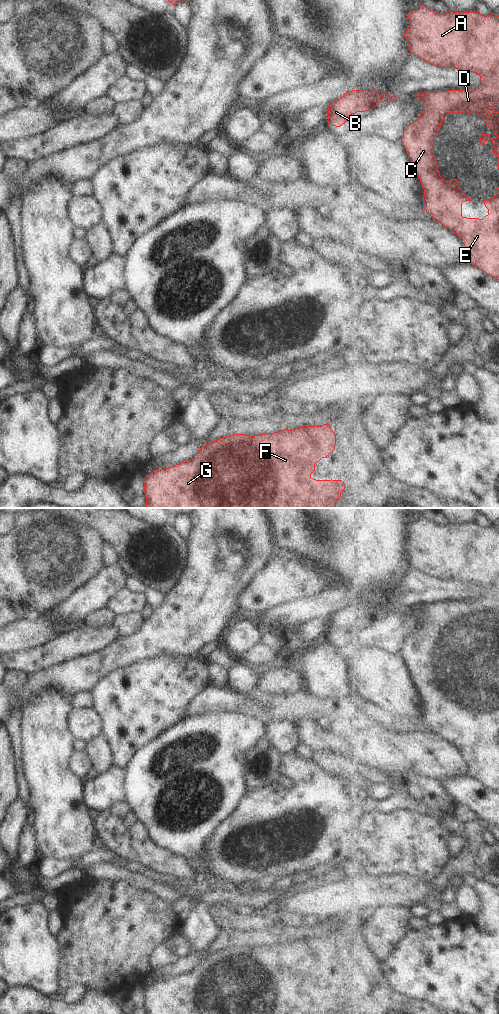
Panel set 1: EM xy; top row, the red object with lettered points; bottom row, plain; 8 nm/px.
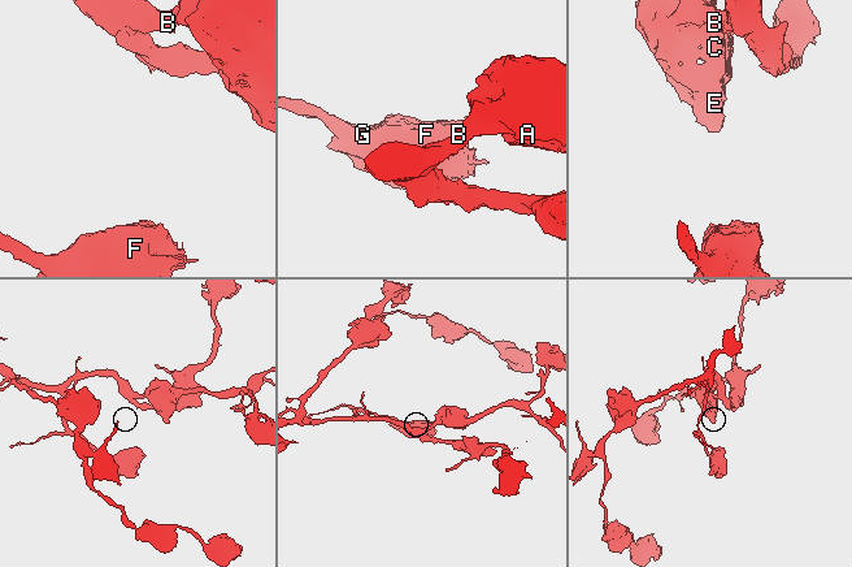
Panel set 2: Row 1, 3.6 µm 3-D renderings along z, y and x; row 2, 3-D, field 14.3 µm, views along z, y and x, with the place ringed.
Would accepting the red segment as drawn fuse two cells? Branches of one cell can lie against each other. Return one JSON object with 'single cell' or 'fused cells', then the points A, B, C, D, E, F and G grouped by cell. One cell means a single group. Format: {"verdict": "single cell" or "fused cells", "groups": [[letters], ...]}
{"verdict": "single cell", "groups": [["A", "B", "C", "D", "E", "F", "G"]]}

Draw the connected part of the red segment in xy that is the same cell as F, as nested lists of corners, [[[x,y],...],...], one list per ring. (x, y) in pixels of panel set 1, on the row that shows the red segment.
[[[329,424],[321,426],[302,426],[291,430],[281,430],[274,433],[255,436],[234,434],[209,442],[200,448],[188,461],[181,462],[169,468],[160,467],[143,479],[146,496],[145,508],[335,508],[341,492],[345,489],[342,480],[316,480],[311,477],[315,471],[315,464],[322,458],[327,458],[335,450],[336,436]]]

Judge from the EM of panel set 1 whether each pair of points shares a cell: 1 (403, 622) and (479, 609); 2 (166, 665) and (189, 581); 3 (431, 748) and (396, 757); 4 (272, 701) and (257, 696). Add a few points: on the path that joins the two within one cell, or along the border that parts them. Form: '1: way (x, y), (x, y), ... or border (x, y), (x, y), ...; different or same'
1: border (415, 607), (422, 613), (422, 624), (407, 637); different
2: border (192, 656), (156, 656), (145, 660); different
3: way (422, 753), (405, 753); same
4: way (268, 701), (261, 698); same

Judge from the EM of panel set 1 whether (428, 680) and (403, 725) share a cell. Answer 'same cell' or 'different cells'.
different cells

